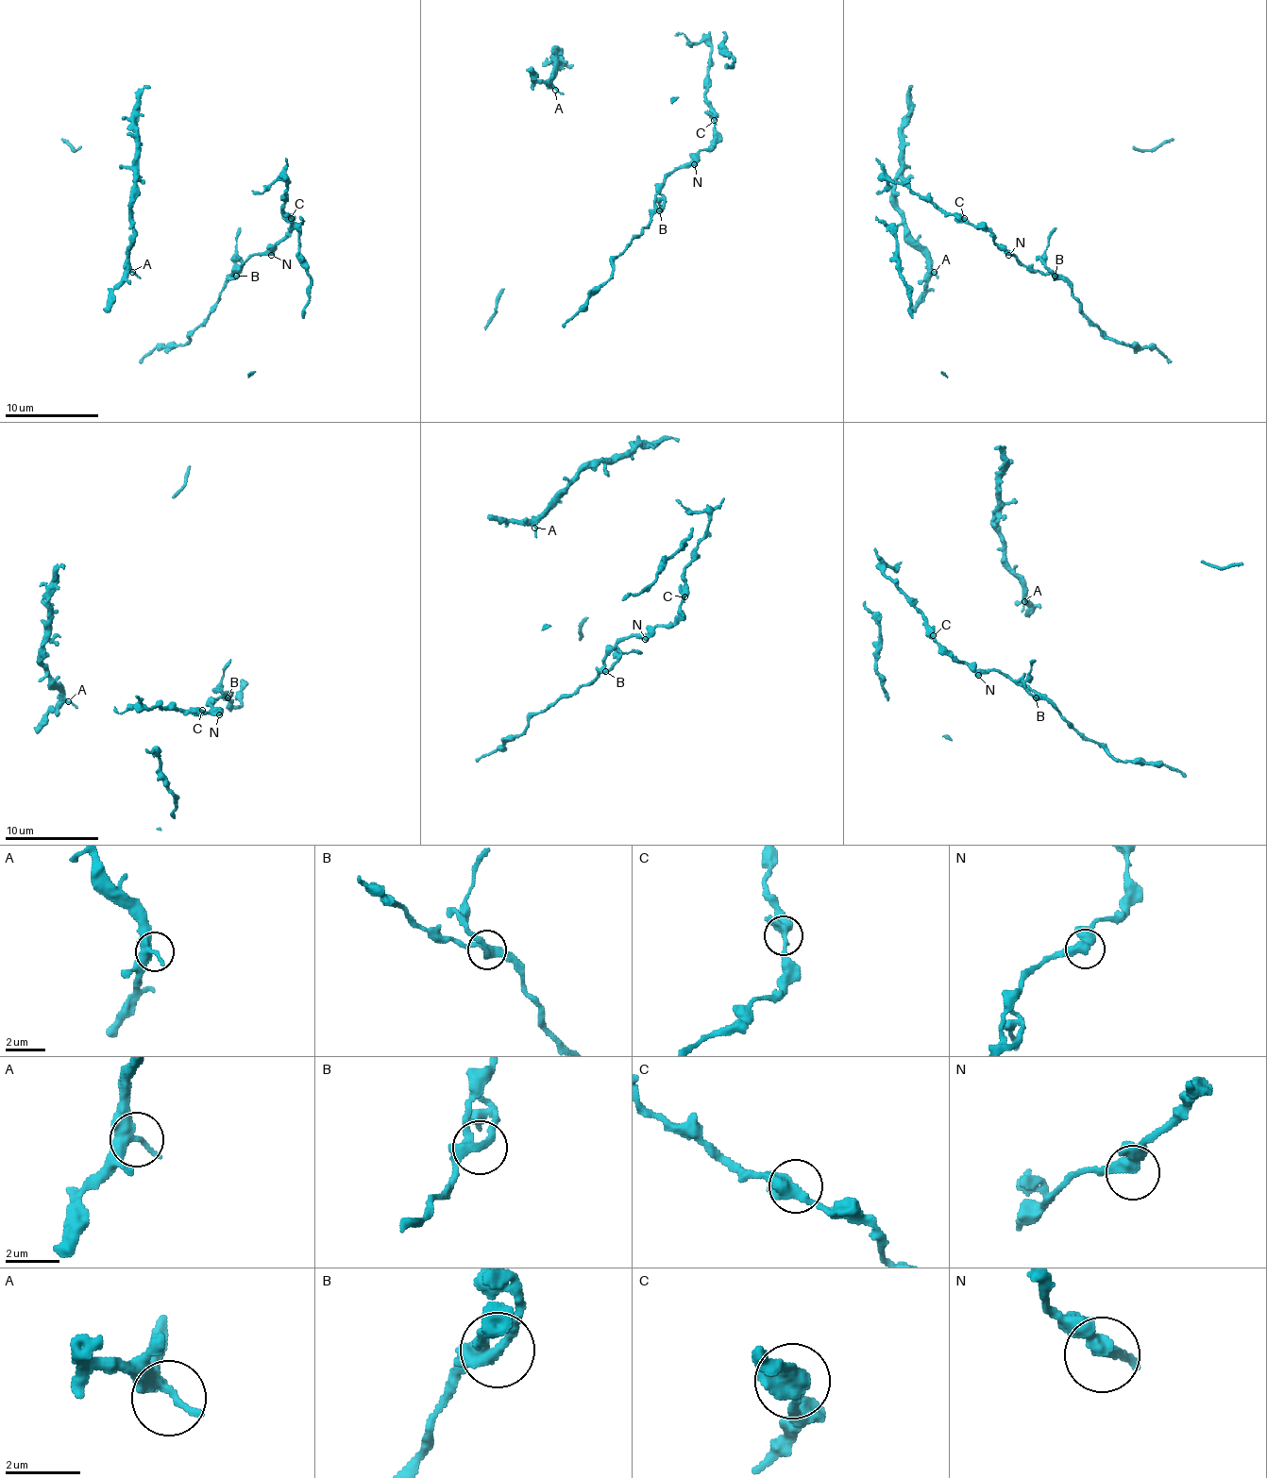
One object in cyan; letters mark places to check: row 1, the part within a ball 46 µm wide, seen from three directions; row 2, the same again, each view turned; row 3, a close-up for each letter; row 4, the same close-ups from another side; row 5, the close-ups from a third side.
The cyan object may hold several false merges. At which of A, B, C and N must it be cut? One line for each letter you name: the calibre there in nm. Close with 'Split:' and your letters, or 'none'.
B: 320 nm
Split: B

